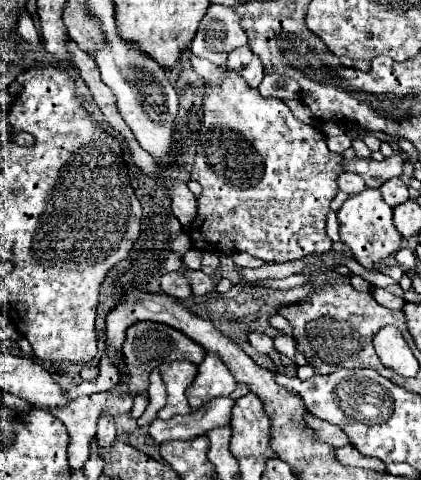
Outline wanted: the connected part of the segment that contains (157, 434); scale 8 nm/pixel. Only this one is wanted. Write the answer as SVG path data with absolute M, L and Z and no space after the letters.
M218 397L218 399L212 399L206 407L202 407L196 413L176 415L176 417L172 417L168 421L154 419L150 423L148 435L156 443L178 441L178 439L188 441L188 439L200 437L206 431L210 431L212 427L228 425L230 415L232 415L232 405L234 405L234 401L230 397Z

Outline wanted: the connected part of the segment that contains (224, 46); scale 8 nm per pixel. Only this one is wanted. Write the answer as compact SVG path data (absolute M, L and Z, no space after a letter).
M210 5L190 45L190 51L200 59L224 65L228 53L236 47L244 47L246 43L248 37L240 27L240 17L236 15L234 7Z

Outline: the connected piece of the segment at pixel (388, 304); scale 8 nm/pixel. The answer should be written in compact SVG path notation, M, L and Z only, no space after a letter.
M374 289L374 299L386 309L402 309L402 305L404 305L402 297L396 297L384 289Z

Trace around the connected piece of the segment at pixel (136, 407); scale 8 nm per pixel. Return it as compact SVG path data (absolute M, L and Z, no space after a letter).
M136 395L136 397L134 397L134 405L132 405L128 417L138 419L138 417L146 411L146 407L148 407L148 397L146 397L146 395Z

